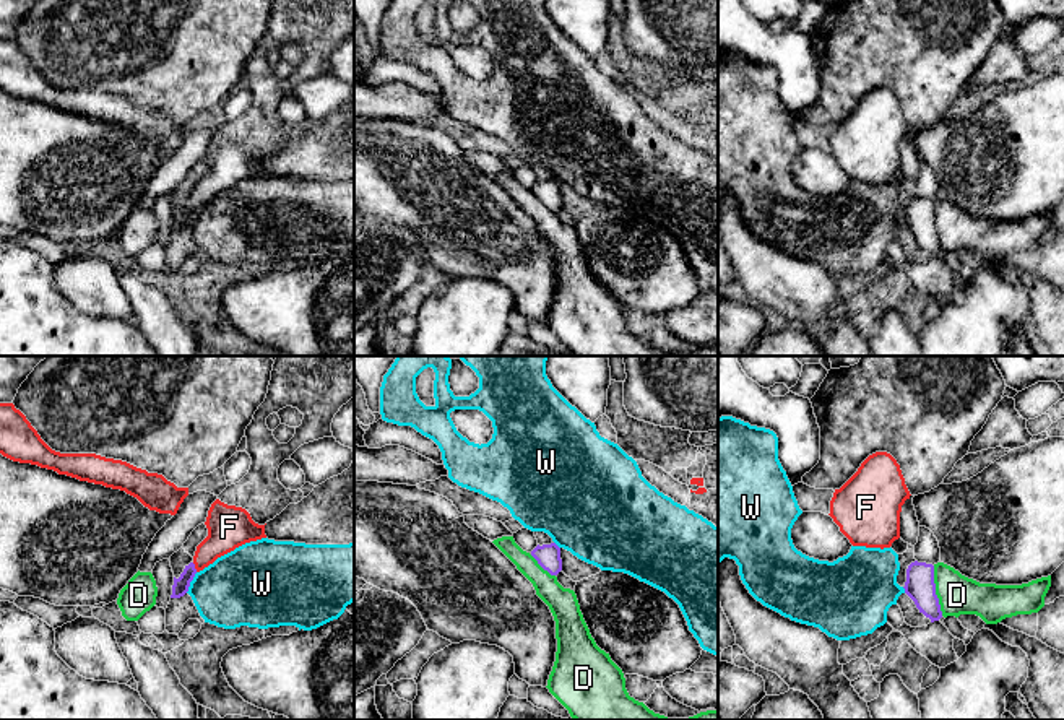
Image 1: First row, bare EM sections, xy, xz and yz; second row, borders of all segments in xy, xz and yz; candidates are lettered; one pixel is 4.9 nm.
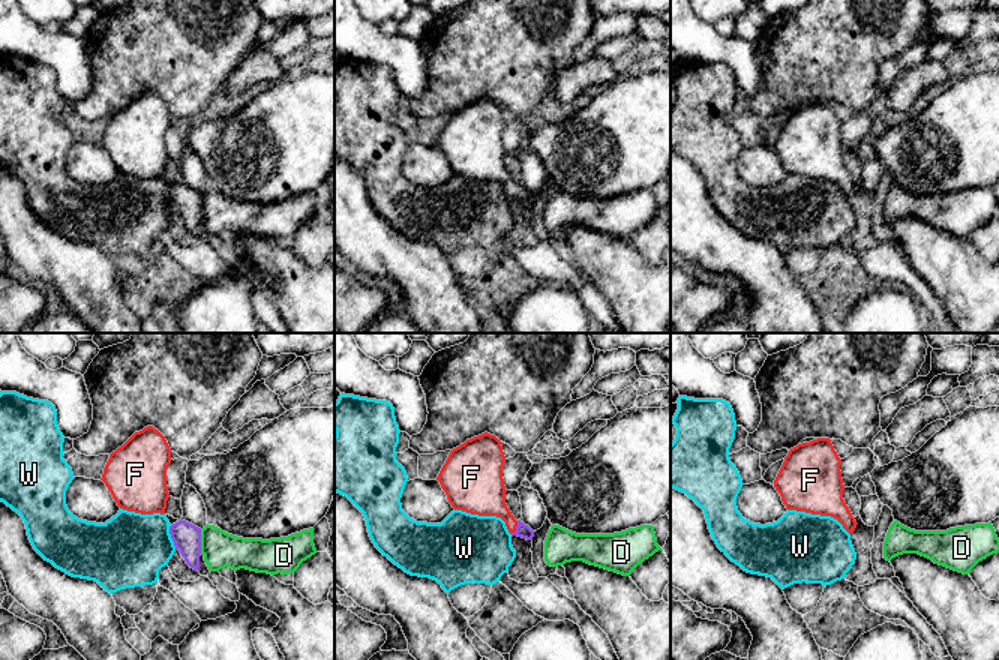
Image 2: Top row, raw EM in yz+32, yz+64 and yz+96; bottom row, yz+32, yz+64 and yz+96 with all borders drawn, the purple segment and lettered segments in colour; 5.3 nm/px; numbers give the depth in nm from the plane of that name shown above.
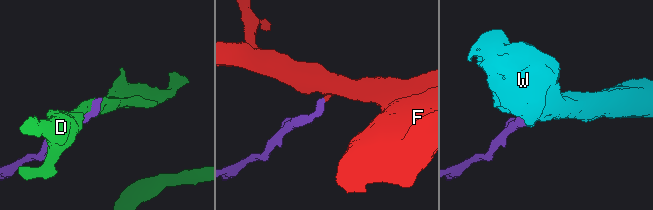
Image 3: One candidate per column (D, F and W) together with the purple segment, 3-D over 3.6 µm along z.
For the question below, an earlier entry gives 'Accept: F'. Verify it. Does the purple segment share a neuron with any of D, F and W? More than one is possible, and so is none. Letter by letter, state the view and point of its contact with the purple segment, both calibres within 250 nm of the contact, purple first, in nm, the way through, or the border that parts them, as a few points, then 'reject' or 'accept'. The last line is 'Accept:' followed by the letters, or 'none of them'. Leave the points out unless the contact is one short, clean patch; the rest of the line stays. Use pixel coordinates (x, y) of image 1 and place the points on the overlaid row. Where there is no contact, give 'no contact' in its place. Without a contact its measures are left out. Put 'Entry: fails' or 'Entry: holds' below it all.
D: meets purple in yz at (934, 590); 150 nm thick on the purple side, 190 nm on the other; border along yz (933, 566), (934, 594), (942, 615); reject
F: meets purple in xy at (194, 568); 80 nm thick on the purple side, 190 nm on the other; runs through xy (181, 585), (194, 568), (228, 530); accept
W: meets purple in xy at (190, 581); 80 nm thick on the purple side, 360 nm on the other; border along xy (197, 572), (185, 592); reject
Accept: F
Entry: holds

